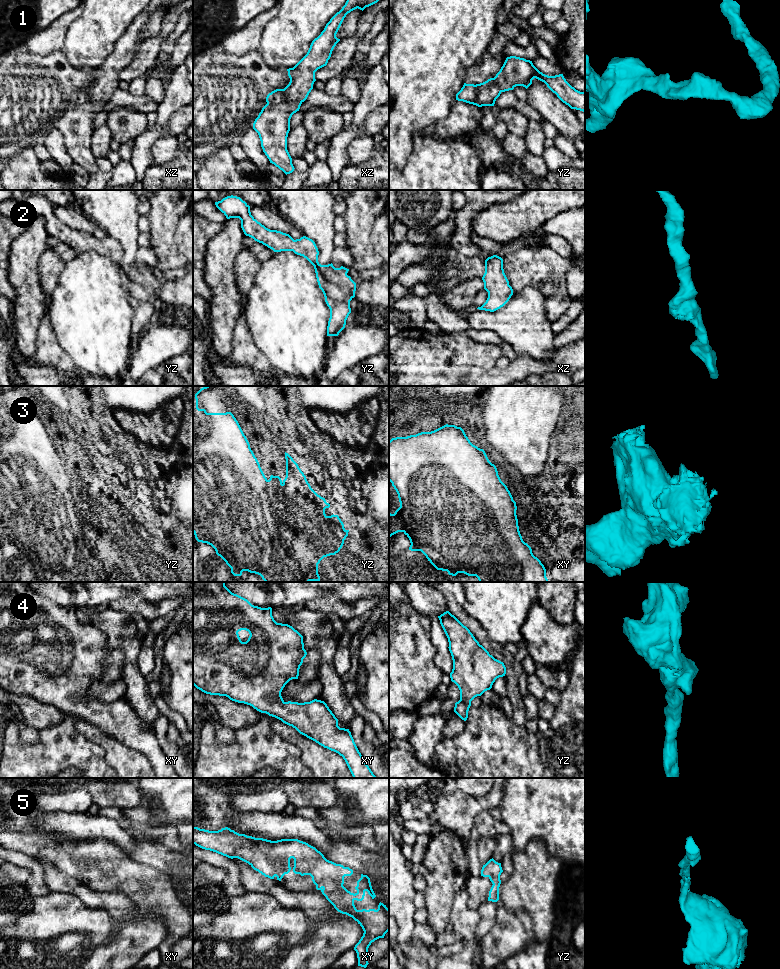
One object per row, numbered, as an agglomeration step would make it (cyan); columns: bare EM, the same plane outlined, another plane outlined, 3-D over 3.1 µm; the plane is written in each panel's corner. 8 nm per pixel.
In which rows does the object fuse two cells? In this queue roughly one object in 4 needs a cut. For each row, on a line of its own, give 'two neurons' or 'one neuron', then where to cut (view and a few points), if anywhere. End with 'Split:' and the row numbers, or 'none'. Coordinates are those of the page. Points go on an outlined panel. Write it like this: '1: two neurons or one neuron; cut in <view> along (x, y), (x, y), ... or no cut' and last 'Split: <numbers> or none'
1: one neuron; no cut
2: one neuron; no cut
3: one neuron; no cut
4: one neuron; no cut
5: one neuron; no cut
Split: none

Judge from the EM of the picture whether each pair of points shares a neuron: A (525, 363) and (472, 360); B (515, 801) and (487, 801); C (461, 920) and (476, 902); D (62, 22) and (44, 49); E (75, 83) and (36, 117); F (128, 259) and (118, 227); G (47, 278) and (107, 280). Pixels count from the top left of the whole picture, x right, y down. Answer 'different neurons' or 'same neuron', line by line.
A: different neurons
B: different neurons
C: different neurons
D: same neuron
E: same neuron
F: same neuron
G: different neurons

